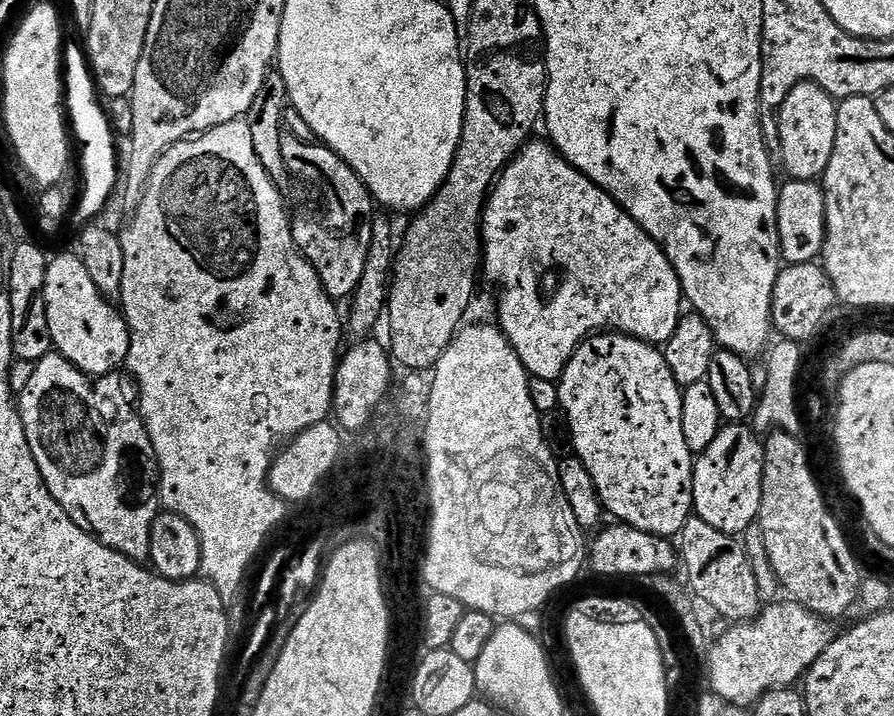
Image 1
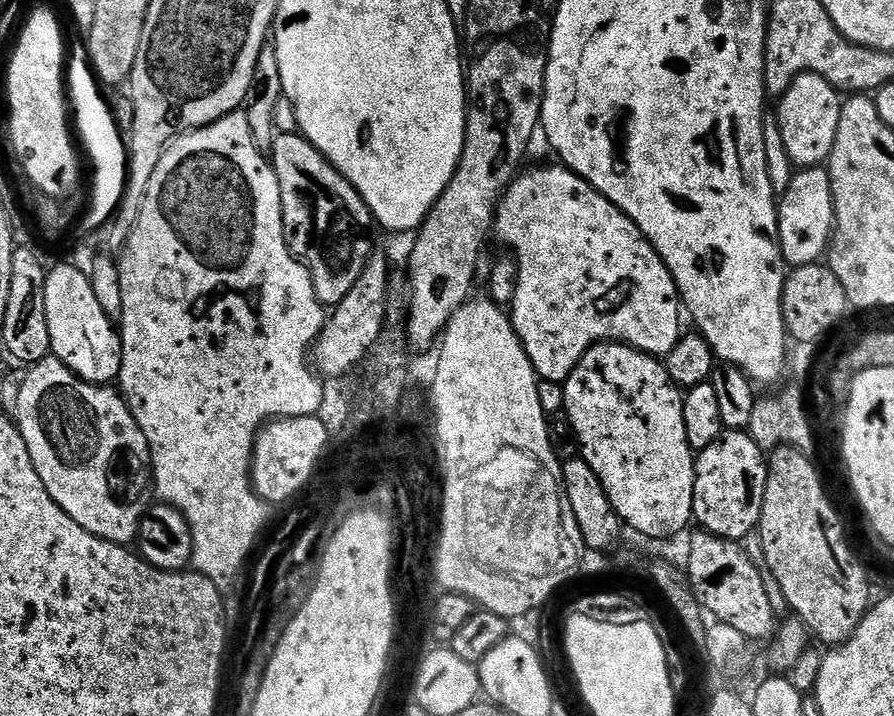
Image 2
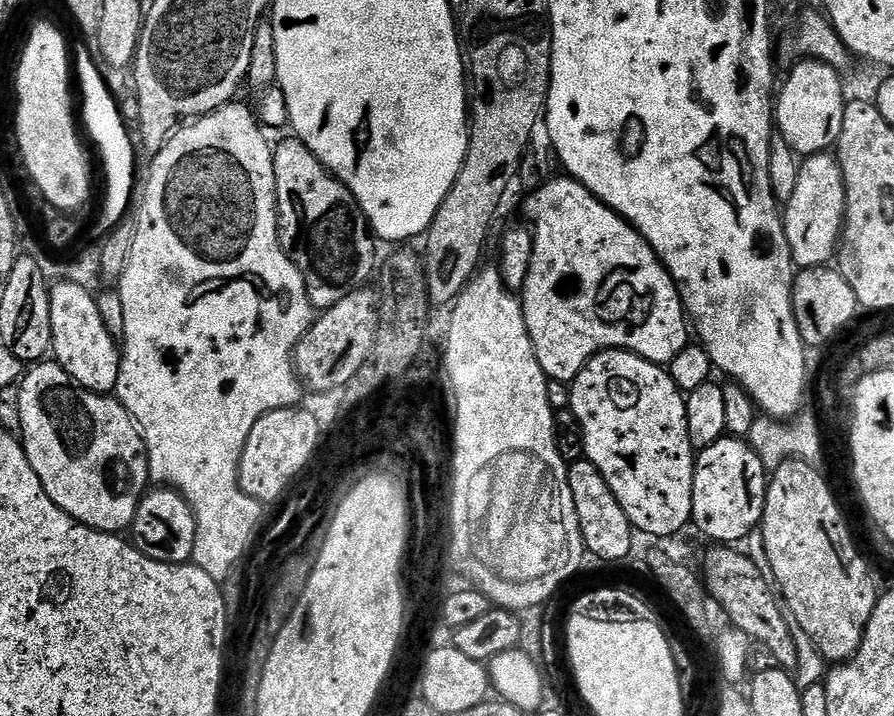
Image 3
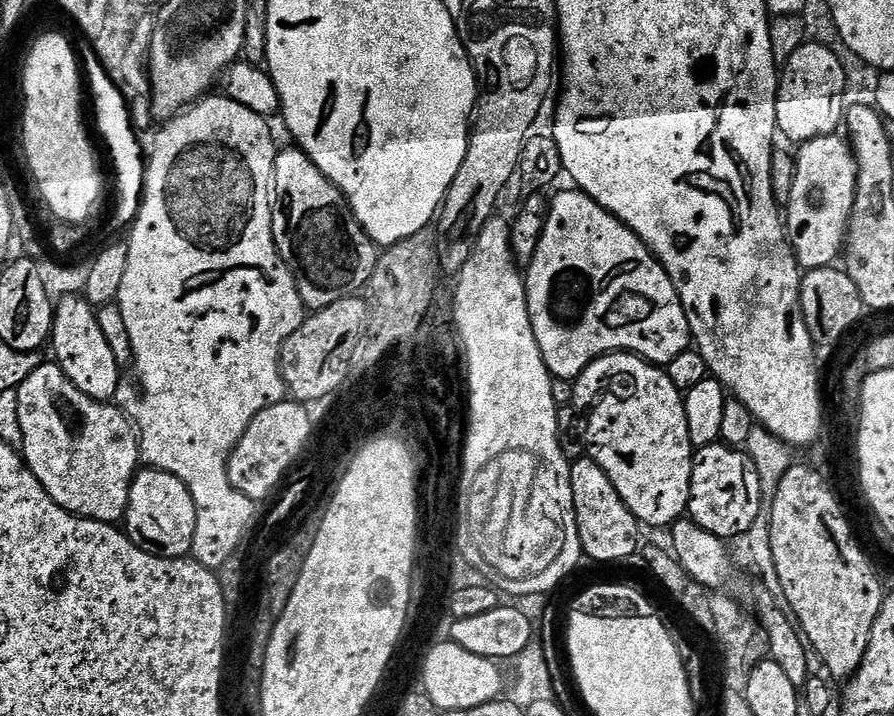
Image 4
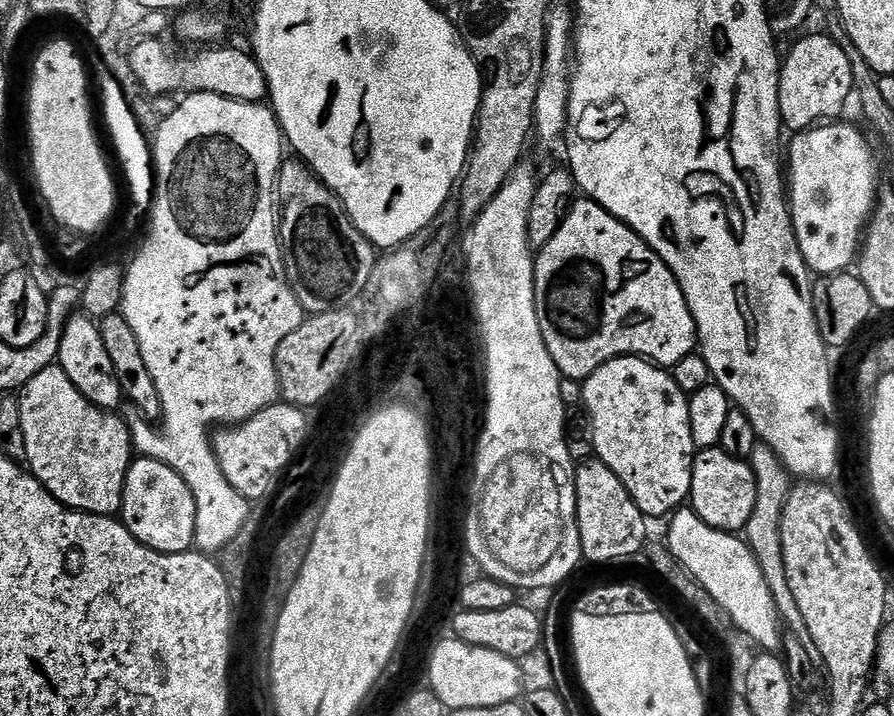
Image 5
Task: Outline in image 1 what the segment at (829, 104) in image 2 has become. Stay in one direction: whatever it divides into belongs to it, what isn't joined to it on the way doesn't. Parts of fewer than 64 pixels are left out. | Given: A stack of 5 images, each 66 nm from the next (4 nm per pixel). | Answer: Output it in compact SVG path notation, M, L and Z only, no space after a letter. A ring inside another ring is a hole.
M814 83L796 85L779 110L778 131L781 134L779 163L784 163L793 181L816 182L821 179L834 153L837 133L837 101L823 86Z

